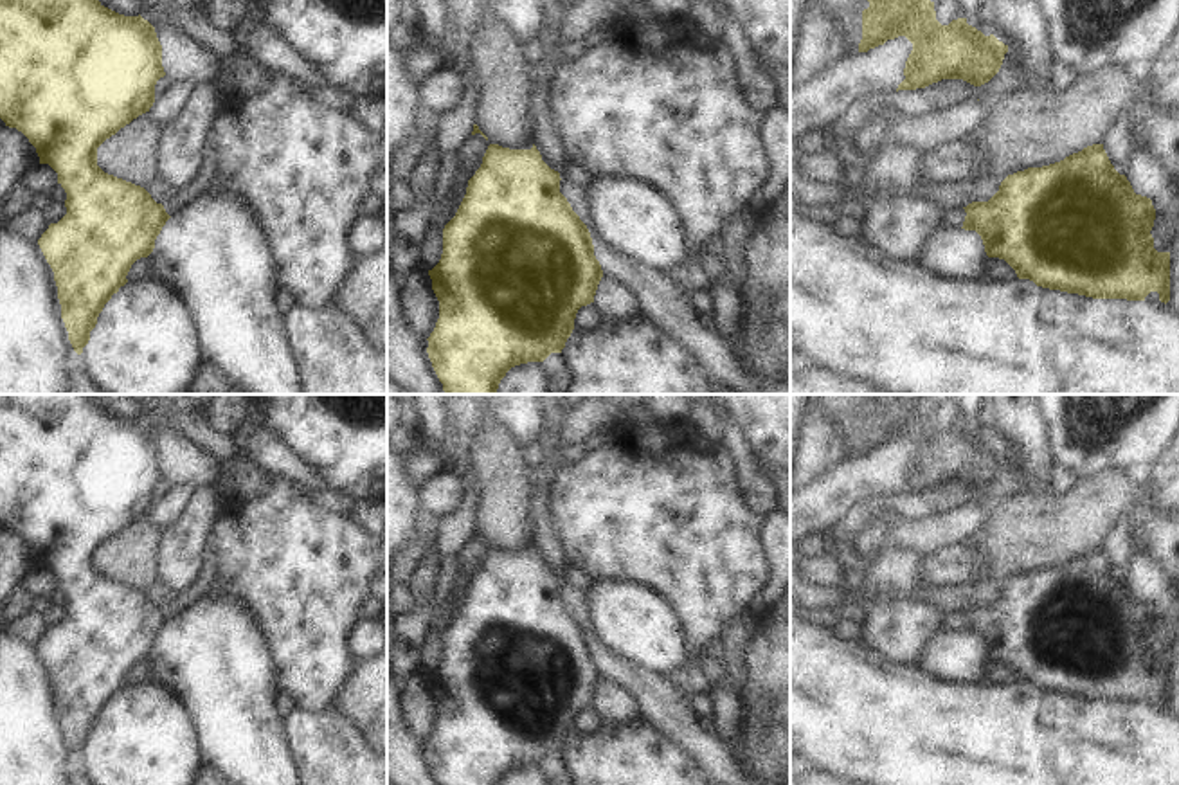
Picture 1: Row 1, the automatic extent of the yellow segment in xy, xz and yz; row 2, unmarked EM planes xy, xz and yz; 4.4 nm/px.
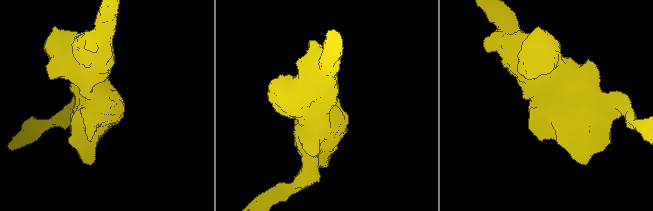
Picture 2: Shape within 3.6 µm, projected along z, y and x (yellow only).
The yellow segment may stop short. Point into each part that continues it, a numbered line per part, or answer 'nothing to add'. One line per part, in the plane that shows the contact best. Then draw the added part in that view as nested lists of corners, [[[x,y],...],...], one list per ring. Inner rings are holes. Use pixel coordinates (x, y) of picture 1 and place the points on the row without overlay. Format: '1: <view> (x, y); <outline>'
nothing to add

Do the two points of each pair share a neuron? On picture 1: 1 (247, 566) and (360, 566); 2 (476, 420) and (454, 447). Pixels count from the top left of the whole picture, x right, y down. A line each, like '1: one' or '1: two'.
1: one
2: one

